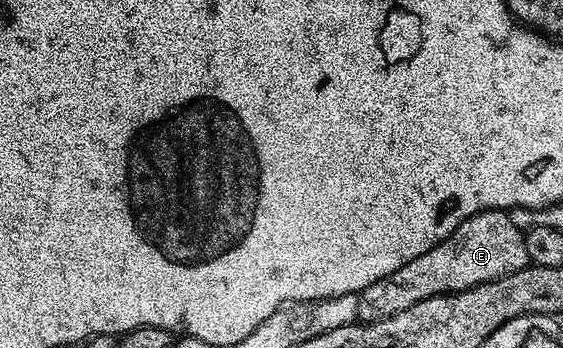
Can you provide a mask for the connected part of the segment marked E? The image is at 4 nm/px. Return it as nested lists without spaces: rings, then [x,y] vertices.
[[[486,209],[463,221],[463,225],[459,225],[443,241],[439,241],[435,249],[427,249],[427,253],[415,257],[415,261],[407,261],[407,265],[395,269],[395,273],[391,273],[386,279],[381,279],[361,290],[357,295],[357,319],[362,323],[374,323],[395,313],[403,313],[411,309],[411,305],[419,305],[419,301],[424,299],[436,295],[455,295],[458,291],[466,291],[490,283],[501,279],[504,275],[522,271],[528,266],[530,262],[525,248],[524,234],[515,225],[511,225],[508,214],[504,210]]]

